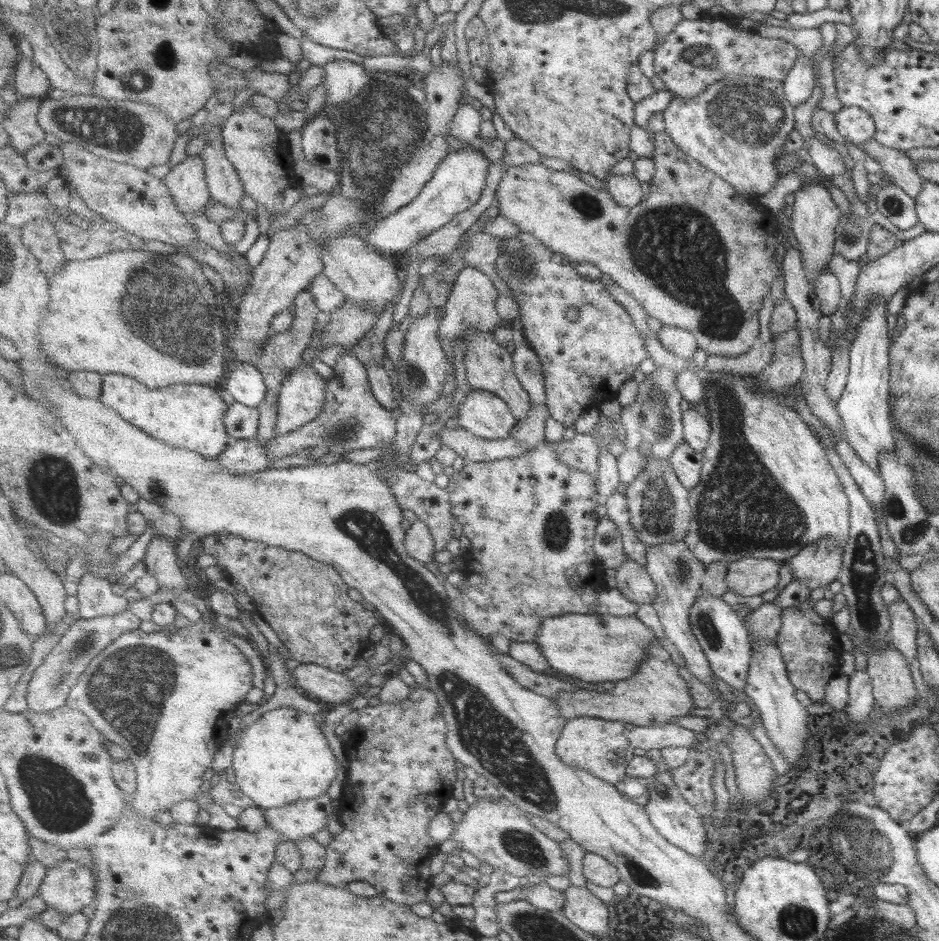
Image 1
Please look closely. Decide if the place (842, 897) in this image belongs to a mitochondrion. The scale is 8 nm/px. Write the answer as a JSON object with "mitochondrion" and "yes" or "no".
{"mitochondrion":"no"}

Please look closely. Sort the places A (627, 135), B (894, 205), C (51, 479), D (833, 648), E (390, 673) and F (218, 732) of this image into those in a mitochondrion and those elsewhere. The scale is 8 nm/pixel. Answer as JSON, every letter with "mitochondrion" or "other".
{"A":"other","B":"mitochondrion","C":"mitochondrion","D":"mitochondrion","E":"other","F":"other"}

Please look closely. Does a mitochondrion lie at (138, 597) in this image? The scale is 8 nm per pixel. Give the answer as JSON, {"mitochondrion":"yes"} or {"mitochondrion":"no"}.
{"mitochondrion":"no"}

